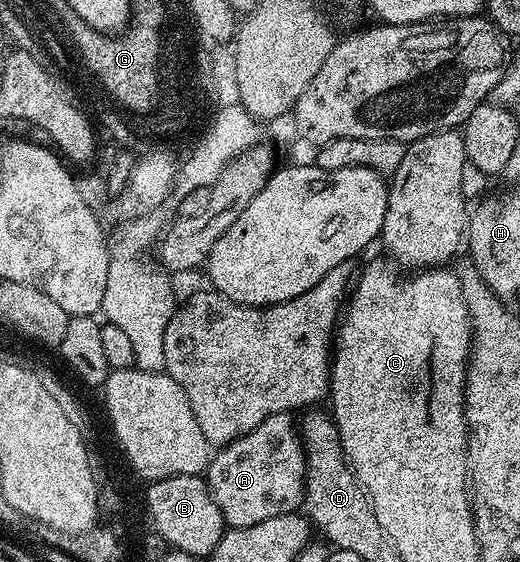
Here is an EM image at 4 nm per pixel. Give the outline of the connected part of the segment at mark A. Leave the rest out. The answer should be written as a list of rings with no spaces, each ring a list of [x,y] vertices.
[[[296,405],[274,409],[262,425],[234,441],[211,464],[212,490],[232,523],[249,523],[305,502],[311,444],[310,430],[304,425],[300,411]]]

